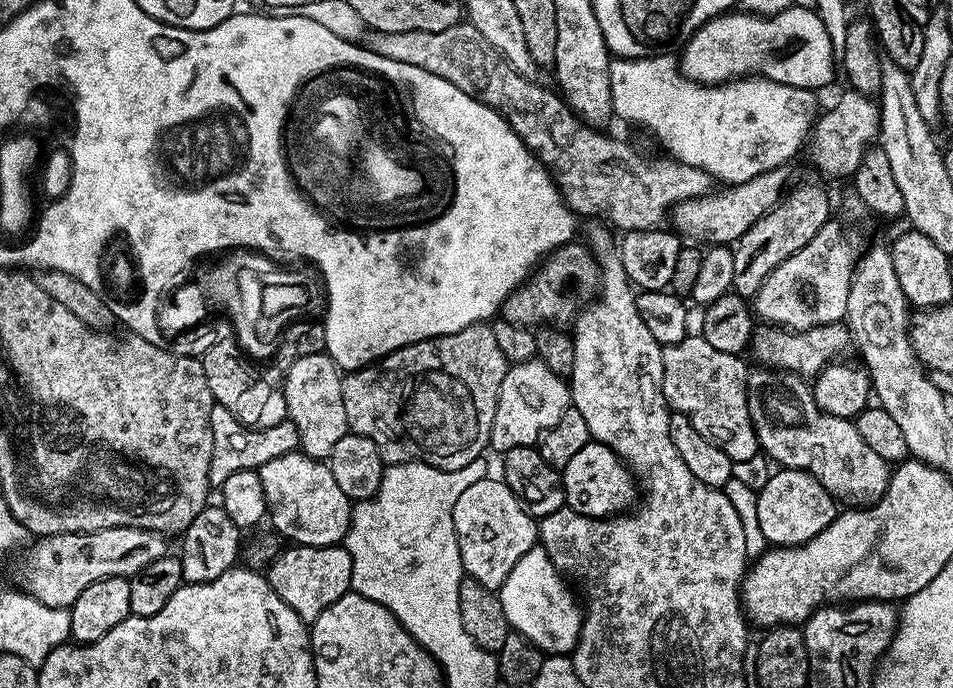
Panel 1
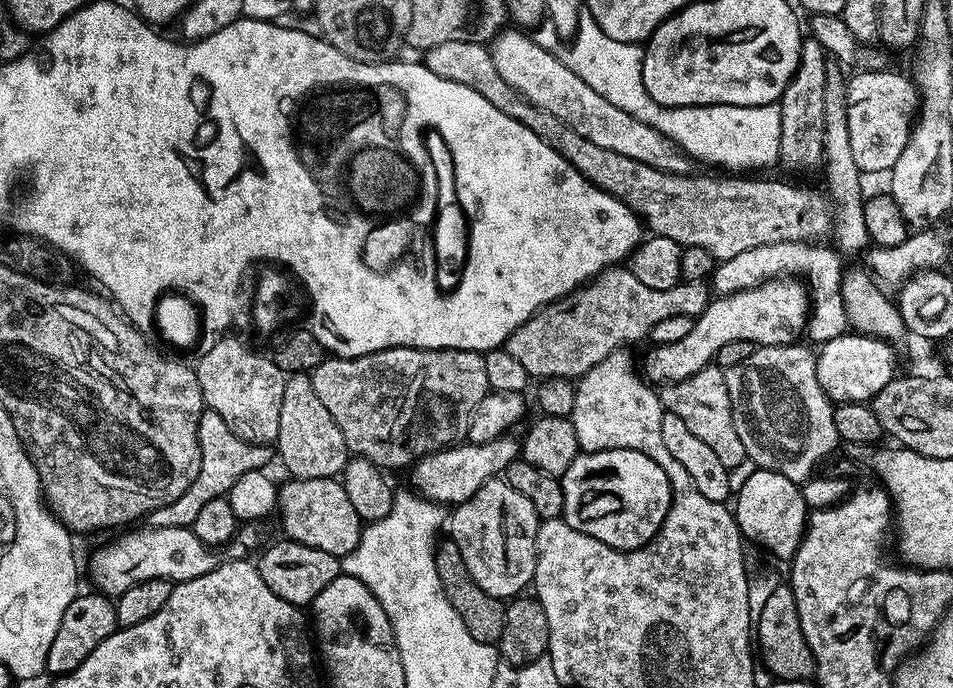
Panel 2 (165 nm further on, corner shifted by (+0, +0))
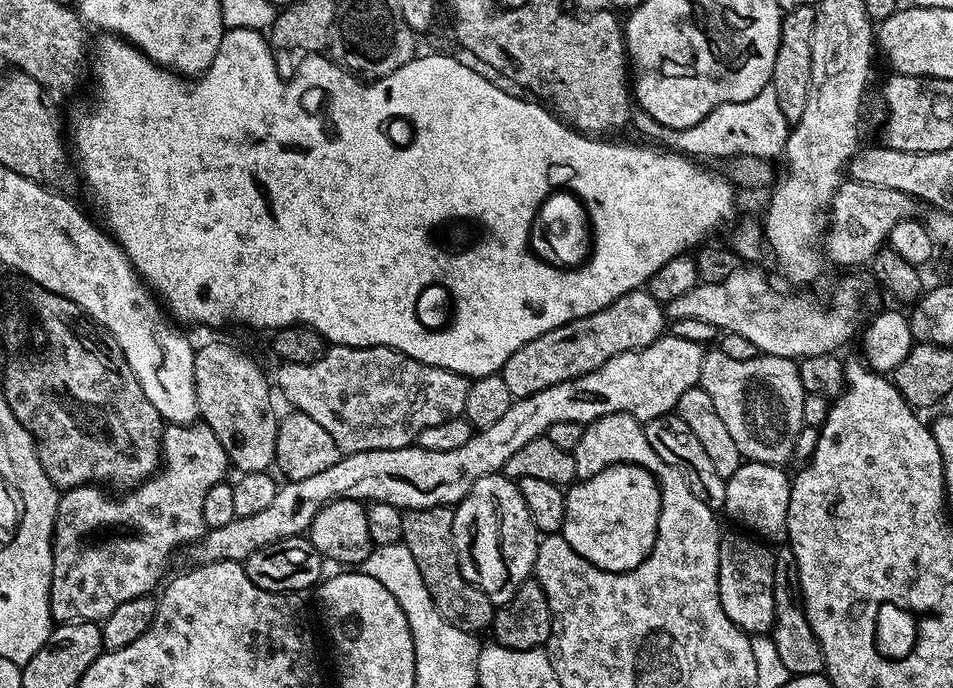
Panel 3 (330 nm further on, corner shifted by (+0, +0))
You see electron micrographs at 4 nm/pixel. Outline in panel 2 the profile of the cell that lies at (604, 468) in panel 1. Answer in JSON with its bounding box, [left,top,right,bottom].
[559,448,672,552]

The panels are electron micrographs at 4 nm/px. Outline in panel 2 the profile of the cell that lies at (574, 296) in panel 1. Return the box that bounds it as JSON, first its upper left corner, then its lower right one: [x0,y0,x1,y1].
[506,267,709,378]

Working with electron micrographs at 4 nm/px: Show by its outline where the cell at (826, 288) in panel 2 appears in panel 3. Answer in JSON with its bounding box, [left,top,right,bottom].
[666,266,864,361]

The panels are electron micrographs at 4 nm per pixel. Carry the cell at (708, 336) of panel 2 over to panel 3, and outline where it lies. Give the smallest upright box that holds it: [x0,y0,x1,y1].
[187,334,705,566]

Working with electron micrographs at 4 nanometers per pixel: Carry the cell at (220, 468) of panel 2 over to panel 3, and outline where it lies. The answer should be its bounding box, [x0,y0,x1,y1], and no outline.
[50,422,230,621]

